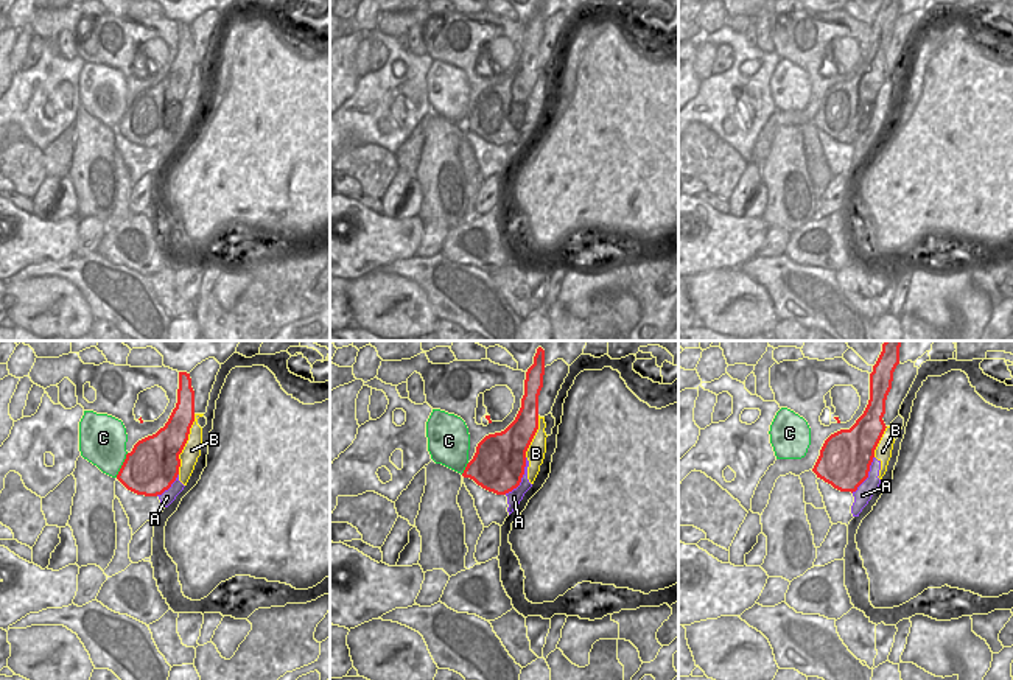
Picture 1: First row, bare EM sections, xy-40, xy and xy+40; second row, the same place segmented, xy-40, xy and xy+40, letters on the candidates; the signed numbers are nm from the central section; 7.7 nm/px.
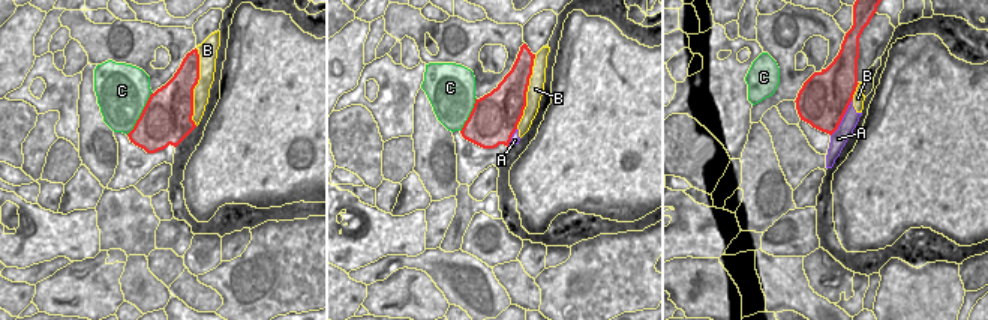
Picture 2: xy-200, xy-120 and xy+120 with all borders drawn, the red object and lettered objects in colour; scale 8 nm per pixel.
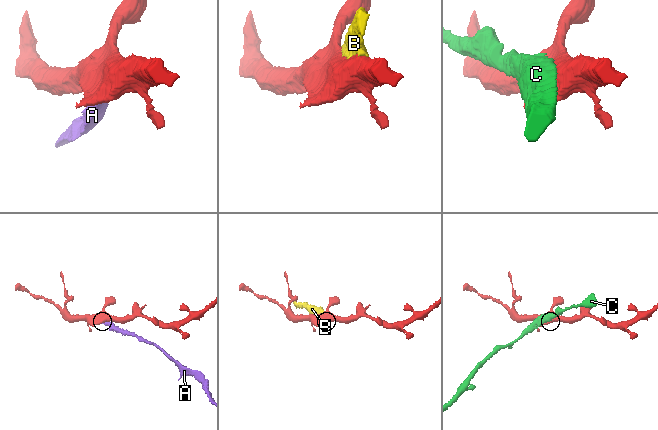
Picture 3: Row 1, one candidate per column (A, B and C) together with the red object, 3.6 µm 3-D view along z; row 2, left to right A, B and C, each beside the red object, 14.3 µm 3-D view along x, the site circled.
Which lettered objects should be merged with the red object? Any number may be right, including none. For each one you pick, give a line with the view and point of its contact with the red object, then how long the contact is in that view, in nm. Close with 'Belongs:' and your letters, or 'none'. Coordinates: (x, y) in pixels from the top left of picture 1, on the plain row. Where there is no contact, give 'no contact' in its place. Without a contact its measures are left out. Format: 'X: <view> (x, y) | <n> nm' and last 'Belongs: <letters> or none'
Belongs: none

